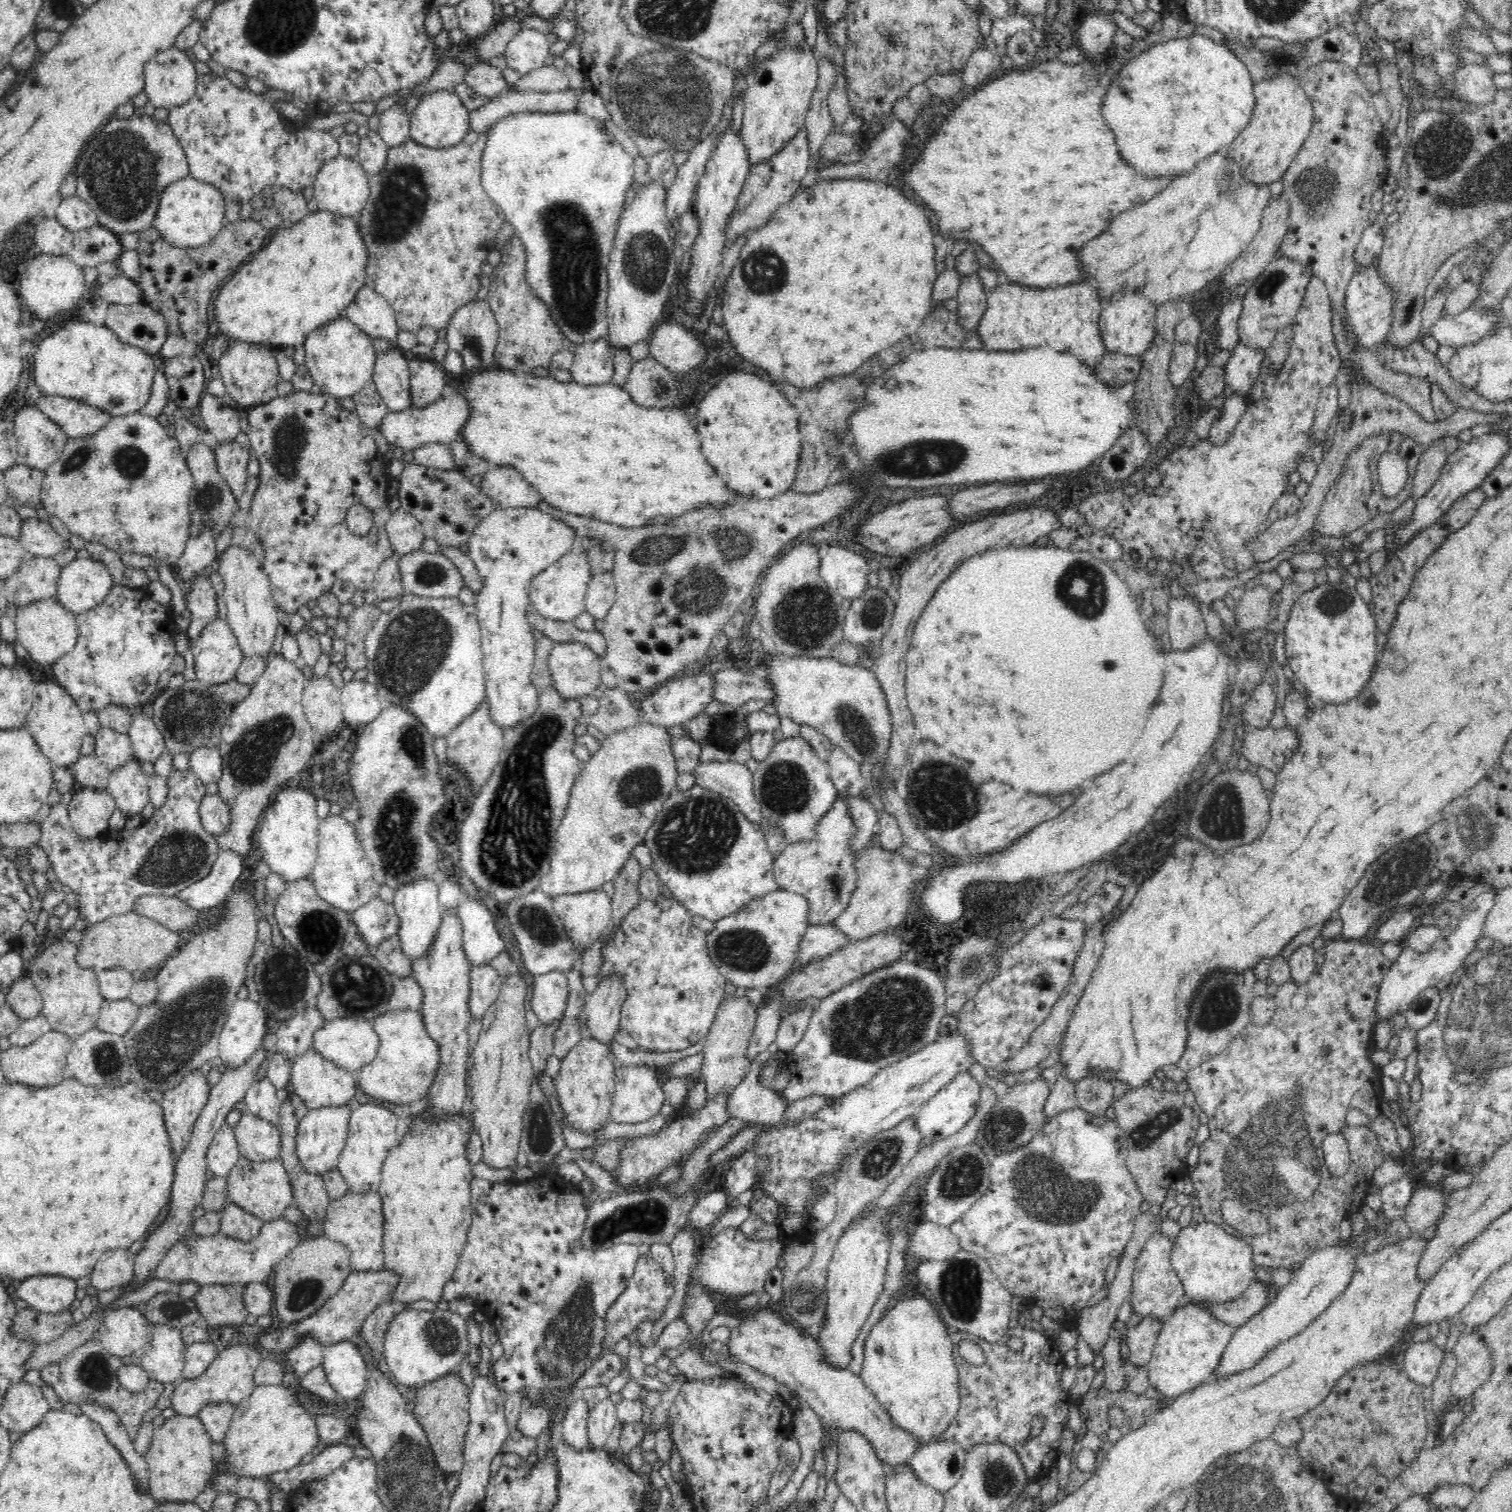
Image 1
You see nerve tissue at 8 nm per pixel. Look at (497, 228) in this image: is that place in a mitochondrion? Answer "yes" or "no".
no

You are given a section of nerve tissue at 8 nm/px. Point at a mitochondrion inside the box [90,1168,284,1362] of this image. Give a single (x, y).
(171, 1309)

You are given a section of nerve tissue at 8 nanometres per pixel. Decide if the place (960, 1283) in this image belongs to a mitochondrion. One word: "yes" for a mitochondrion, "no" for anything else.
yes

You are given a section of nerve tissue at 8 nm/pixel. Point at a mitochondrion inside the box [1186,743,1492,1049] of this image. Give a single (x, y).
(1400, 871)

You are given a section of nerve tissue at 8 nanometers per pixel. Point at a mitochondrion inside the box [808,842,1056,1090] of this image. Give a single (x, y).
(891, 1016)

